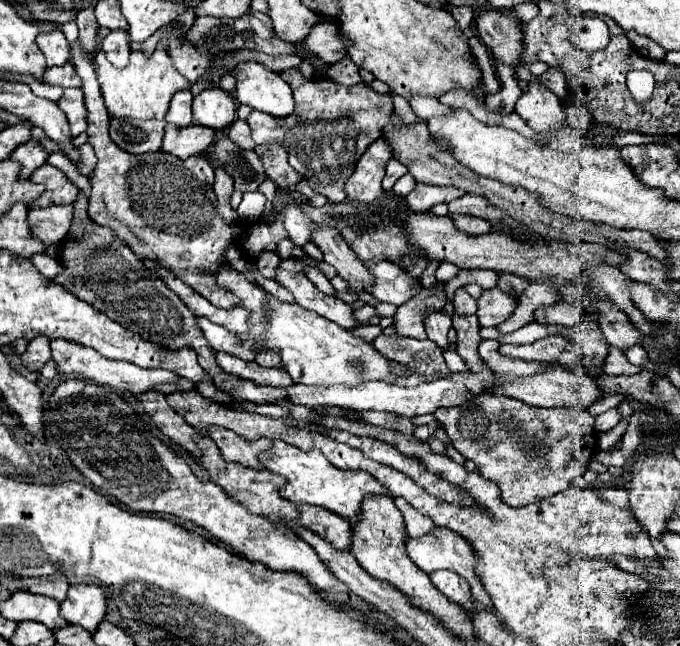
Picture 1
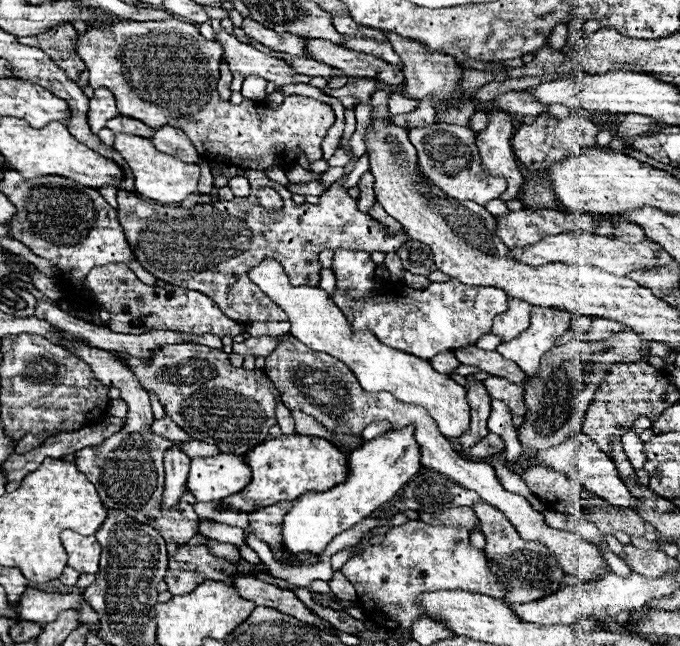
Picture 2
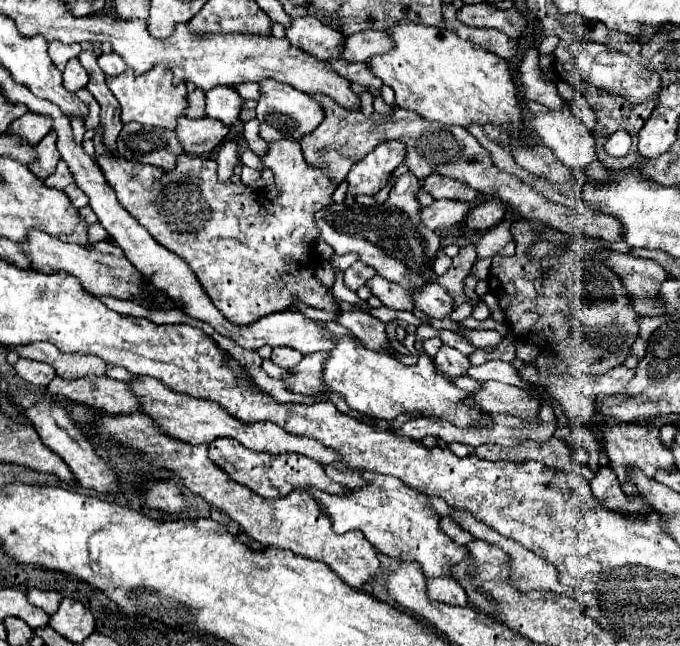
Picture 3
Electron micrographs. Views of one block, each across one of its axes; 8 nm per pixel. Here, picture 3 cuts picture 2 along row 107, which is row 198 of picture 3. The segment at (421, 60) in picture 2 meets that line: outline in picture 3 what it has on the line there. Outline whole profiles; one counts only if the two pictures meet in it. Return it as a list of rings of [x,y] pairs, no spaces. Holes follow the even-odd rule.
[[[432,174],[430,178],[426,178],[422,182],[422,190],[437,200],[449,199],[462,202],[472,202],[478,194],[470,186],[466,186],[454,178],[448,178],[448,176],[438,176],[438,174]]]

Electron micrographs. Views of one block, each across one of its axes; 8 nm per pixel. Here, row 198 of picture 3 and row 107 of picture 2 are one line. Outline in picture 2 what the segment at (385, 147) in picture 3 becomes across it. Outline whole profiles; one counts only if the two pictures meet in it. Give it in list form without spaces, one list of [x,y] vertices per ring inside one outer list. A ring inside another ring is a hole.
[[[356,78],[356,80],[358,82],[346,84],[344,88],[338,88],[336,92],[332,92],[332,96],[338,98],[346,108],[354,108],[356,104],[368,102],[378,84],[376,80],[368,80],[368,78]]]

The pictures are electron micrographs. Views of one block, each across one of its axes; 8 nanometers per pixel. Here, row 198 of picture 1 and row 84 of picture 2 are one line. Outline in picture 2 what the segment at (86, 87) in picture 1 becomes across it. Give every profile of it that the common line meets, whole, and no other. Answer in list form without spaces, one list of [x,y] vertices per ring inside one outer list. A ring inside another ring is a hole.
[[[176,18],[162,22],[132,22],[132,20],[116,20],[108,24],[108,28],[88,28],[84,36],[76,40],[76,52],[86,62],[90,72],[92,88],[110,88],[116,96],[116,104],[122,116],[136,118],[150,128],[174,126],[186,132],[196,150],[214,162],[234,164],[244,170],[260,170],[268,172],[272,168],[282,168],[288,164],[294,166],[300,154],[306,154],[308,162],[316,162],[322,158],[320,144],[334,124],[336,116],[332,106],[318,102],[306,96],[285,96],[284,102],[276,108],[268,108],[258,100],[244,100],[242,104],[232,104],[222,100],[216,92],[216,82],[220,78],[220,60],[222,46],[218,42],[206,40],[196,26],[188,22],[180,22]]]

